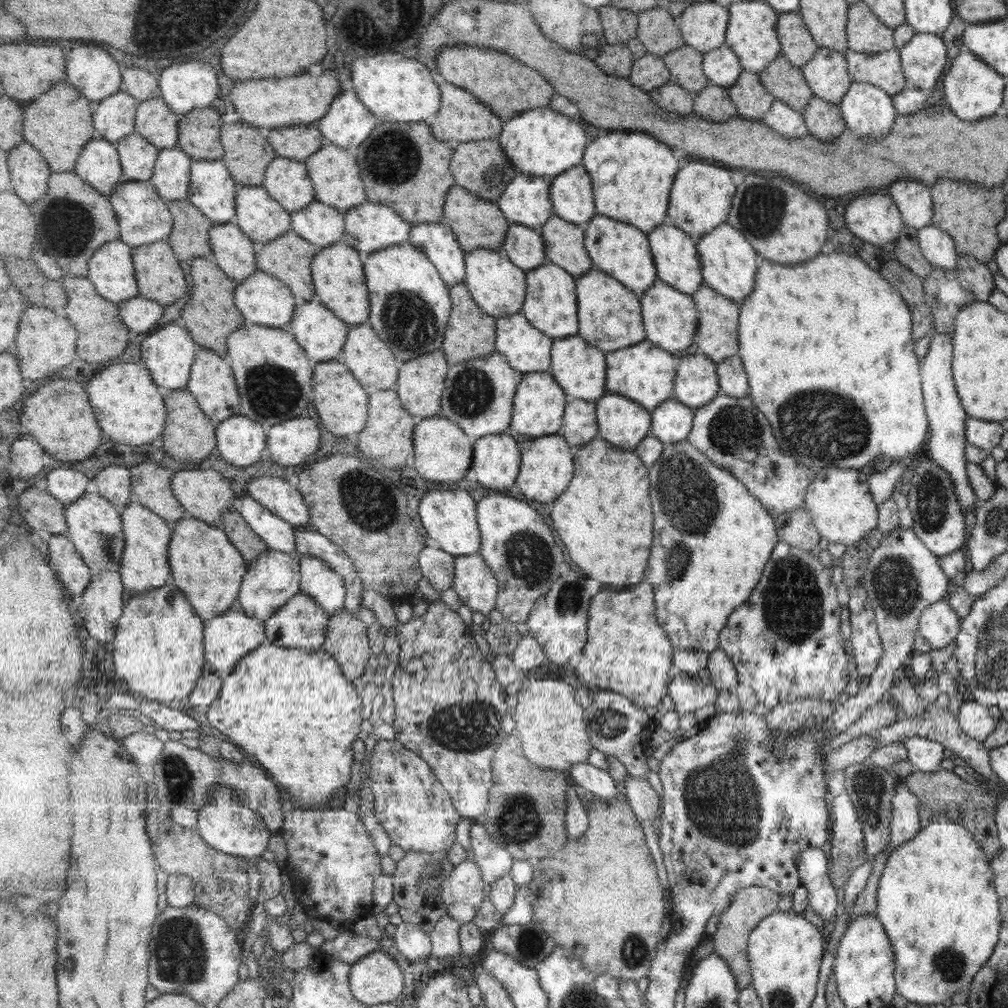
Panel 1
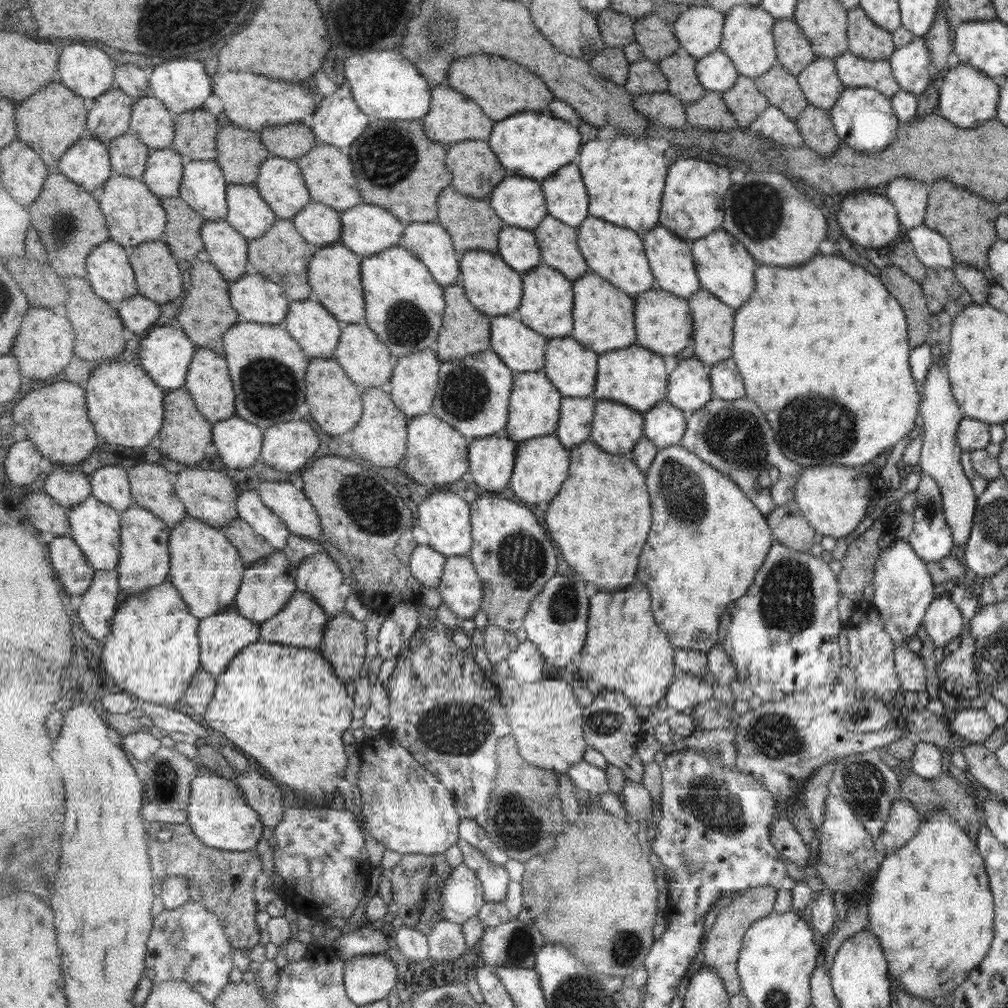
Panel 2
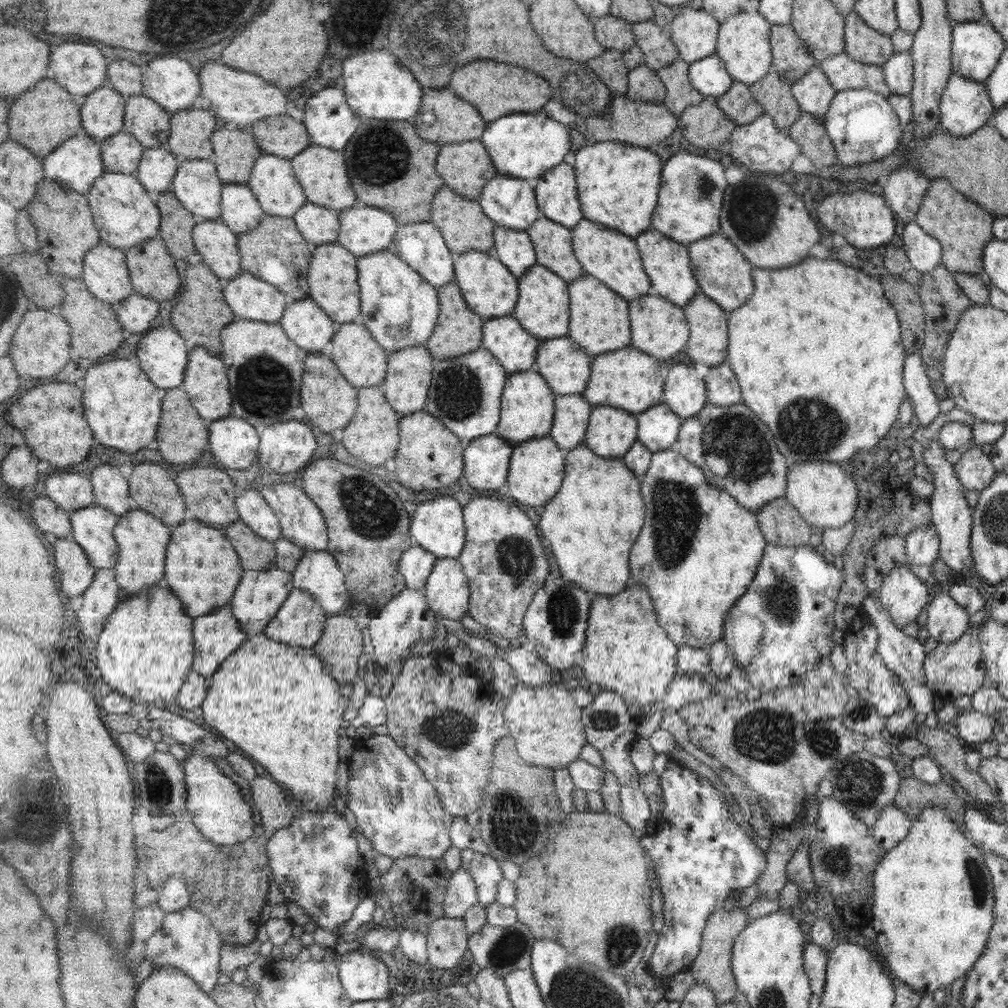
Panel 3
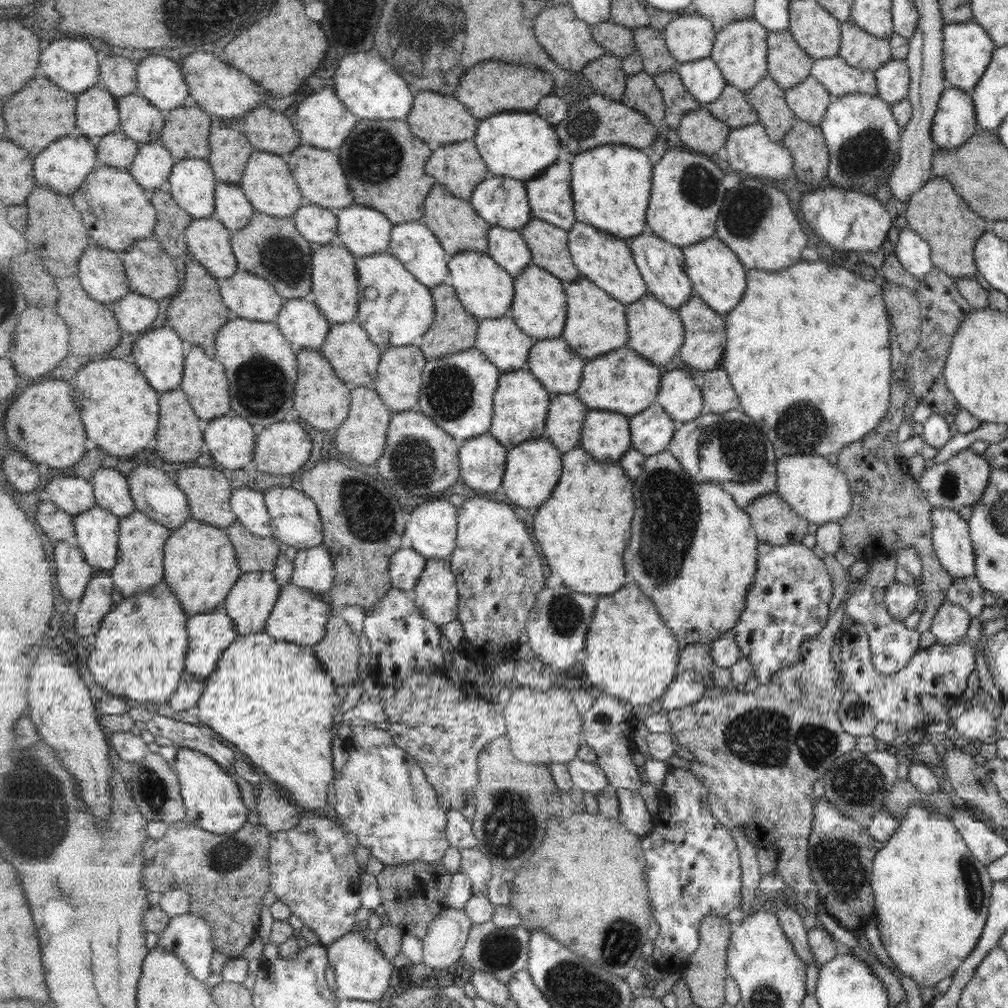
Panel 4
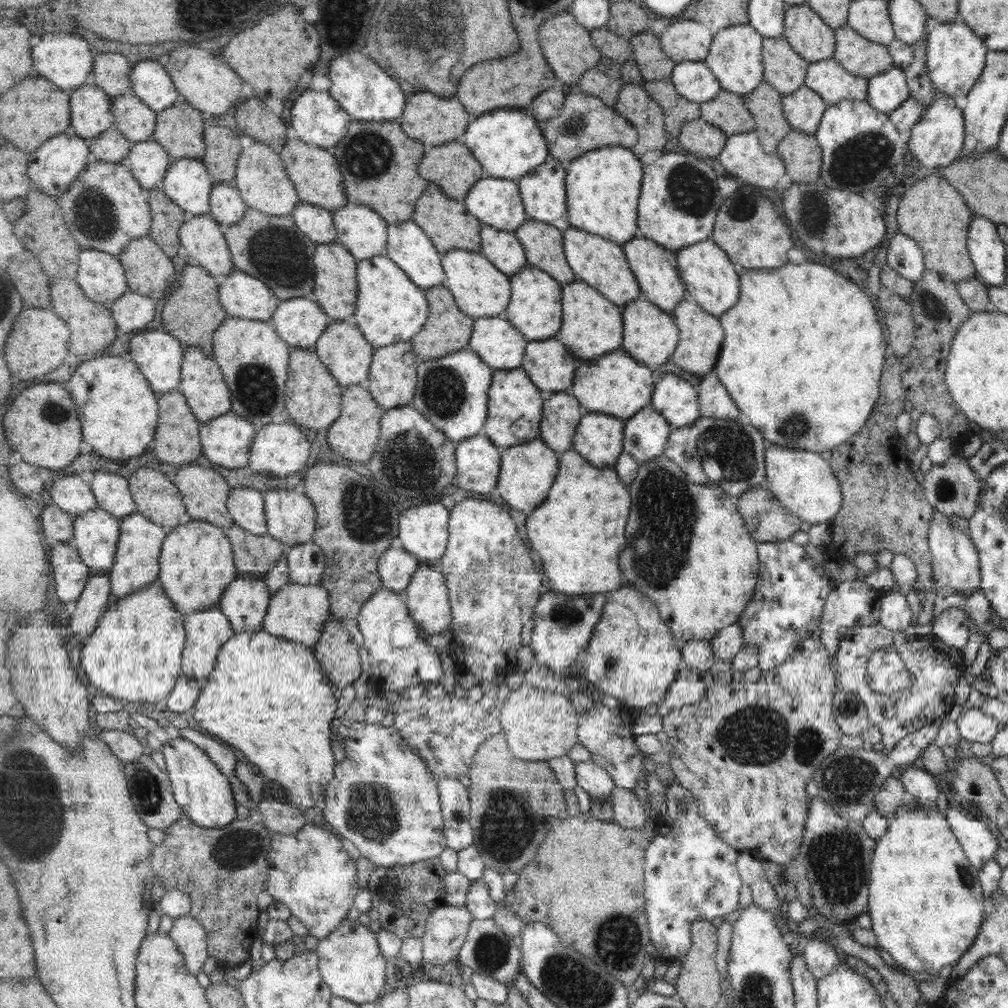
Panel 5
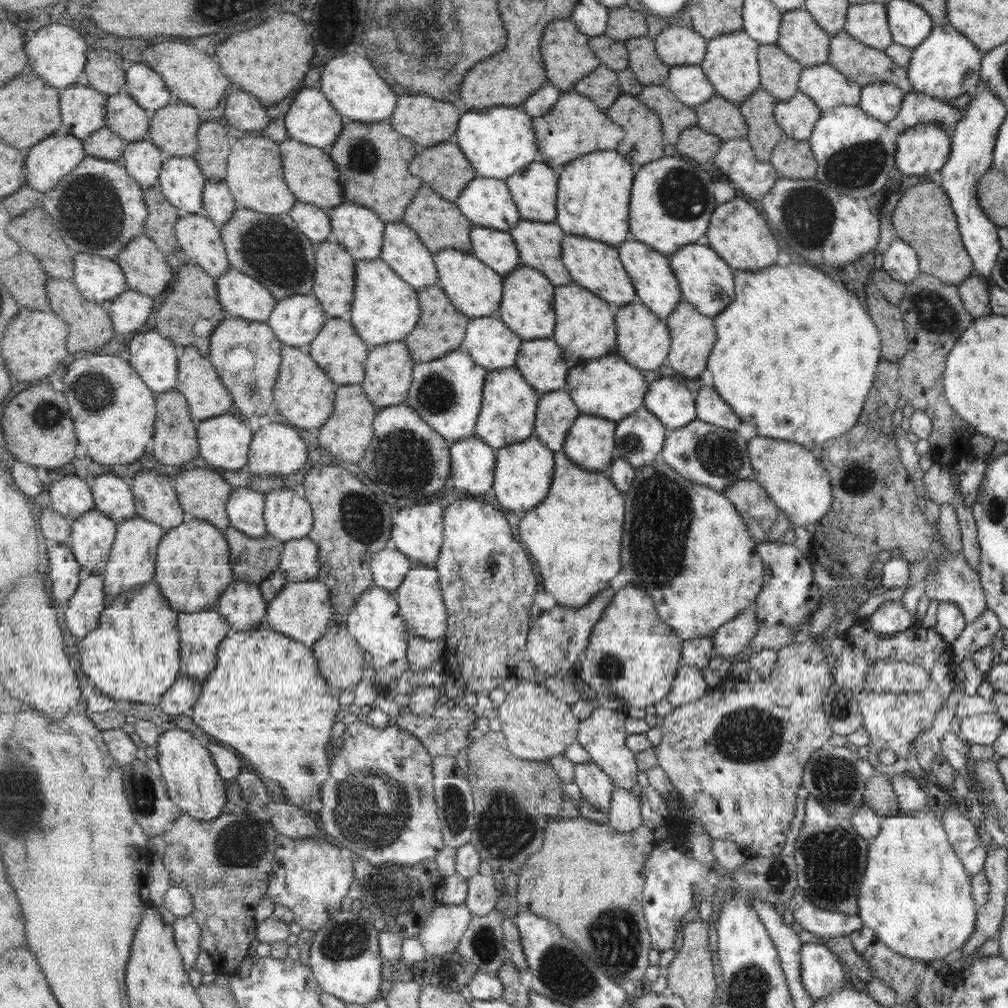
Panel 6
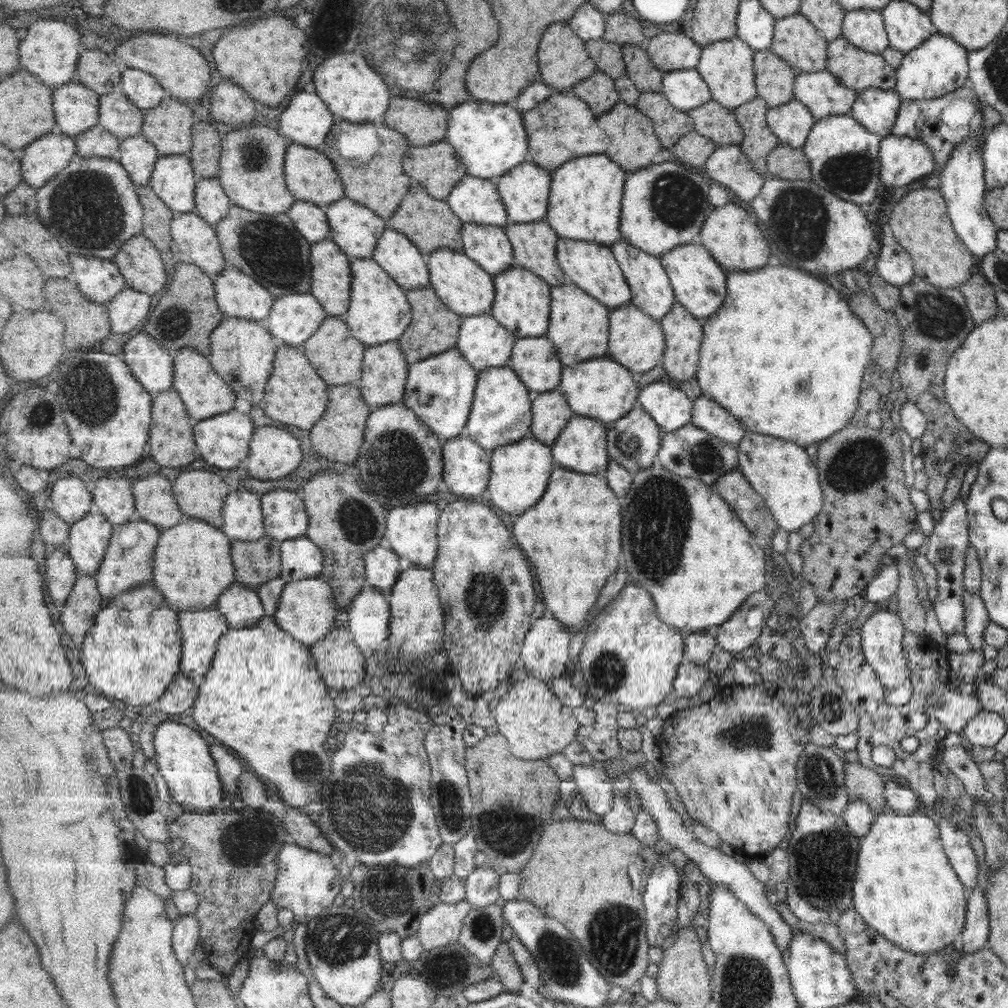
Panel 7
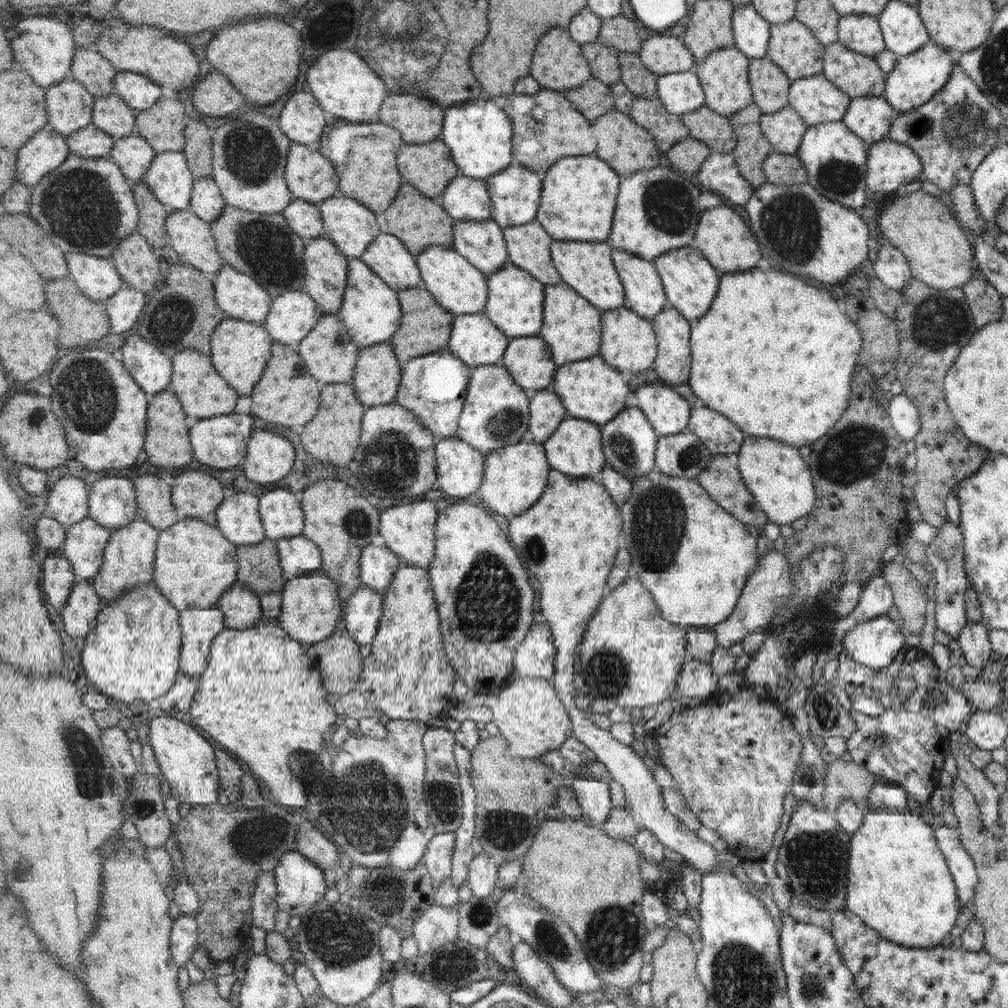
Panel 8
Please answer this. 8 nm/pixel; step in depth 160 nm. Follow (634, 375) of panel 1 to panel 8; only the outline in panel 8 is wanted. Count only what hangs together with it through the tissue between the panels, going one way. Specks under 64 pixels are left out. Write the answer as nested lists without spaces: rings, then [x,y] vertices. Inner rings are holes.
[[[600,354],[558,367],[555,382],[550,389],[560,395],[570,417],[584,419],[603,426],[613,421],[627,406],[627,394],[631,392],[625,382],[627,376],[611,366]]]

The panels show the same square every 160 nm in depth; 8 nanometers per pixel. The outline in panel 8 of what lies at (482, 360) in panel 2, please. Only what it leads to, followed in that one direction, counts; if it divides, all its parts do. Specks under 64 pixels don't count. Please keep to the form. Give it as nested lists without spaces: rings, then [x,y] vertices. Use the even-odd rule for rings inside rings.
[[[440,351],[401,362],[403,378],[396,396],[400,406],[414,412],[425,427],[438,439],[455,438],[461,414],[465,408],[469,381],[474,367],[465,364],[456,355]]]

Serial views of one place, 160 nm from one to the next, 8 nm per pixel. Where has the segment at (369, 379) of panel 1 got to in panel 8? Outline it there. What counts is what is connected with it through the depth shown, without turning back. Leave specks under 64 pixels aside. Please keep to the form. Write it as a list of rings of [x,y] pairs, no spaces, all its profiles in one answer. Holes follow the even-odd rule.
[[[324,314],[312,332],[296,346],[296,349],[304,358],[309,372],[322,384],[350,384],[354,380],[361,348],[353,342],[352,335],[349,334],[349,330],[346,330],[345,323],[340,321],[338,315]]]

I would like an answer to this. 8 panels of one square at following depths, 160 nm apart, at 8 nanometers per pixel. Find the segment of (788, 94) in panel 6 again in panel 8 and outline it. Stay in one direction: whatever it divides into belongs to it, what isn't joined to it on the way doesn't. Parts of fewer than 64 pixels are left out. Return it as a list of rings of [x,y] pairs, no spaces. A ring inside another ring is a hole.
[[[771,58],[751,59],[750,82],[754,102],[764,114],[773,114],[788,104],[791,82]]]

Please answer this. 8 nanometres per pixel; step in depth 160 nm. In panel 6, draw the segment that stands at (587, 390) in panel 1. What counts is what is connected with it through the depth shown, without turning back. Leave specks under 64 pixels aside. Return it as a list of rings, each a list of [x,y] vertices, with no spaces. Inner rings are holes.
[[[553,338],[549,339],[524,339],[520,348],[519,358],[515,368],[519,369],[524,378],[532,383],[538,392],[558,391],[565,388],[567,384],[567,372],[571,364],[565,360],[564,349],[559,346]]]

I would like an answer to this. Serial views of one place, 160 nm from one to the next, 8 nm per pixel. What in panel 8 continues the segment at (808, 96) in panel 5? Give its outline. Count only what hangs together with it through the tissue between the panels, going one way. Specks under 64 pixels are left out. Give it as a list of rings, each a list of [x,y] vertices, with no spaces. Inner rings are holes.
[[[787,104],[773,114],[764,114],[761,128],[772,142],[773,152],[795,155],[807,126],[796,110]]]

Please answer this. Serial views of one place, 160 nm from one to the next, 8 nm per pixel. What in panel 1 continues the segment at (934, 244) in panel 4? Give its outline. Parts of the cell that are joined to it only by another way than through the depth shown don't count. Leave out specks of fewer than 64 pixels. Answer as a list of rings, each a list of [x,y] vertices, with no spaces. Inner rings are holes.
[[[941,180],[931,186],[931,200],[933,210],[930,224],[945,231],[953,239],[957,255],[969,255],[983,263],[994,256],[1001,243],[996,235],[996,226],[1004,217],[1003,192],[999,188],[985,190],[967,182]]]

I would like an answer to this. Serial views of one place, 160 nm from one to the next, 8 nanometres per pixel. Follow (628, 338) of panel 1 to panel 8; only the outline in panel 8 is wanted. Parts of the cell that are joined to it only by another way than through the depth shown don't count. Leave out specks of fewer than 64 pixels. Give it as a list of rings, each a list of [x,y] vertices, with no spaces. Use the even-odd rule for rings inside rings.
[[[565,281],[556,285],[546,285],[544,325],[539,336],[548,342],[553,360],[558,367],[600,354],[603,332],[602,312],[603,310],[589,302],[589,299],[583,298]]]

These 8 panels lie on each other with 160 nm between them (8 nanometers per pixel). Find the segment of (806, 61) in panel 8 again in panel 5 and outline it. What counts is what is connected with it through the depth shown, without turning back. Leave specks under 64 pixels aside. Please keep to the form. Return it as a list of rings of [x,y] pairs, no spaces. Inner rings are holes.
[[[806,3],[784,10],[781,38],[808,63],[825,61],[835,52],[832,28]]]

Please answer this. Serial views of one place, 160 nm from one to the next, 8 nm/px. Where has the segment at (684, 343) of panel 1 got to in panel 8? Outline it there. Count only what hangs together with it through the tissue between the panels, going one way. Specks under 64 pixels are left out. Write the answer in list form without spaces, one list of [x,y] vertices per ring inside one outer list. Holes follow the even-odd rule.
[[[625,306],[602,312],[602,345],[600,355],[626,376],[645,372],[658,355],[658,338],[652,321]]]

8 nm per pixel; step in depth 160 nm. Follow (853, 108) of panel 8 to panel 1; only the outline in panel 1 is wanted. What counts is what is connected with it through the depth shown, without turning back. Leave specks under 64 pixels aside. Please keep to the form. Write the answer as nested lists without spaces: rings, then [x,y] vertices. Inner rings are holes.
[[[915,33],[897,51],[901,73],[908,85],[929,92],[947,62],[947,51],[940,35]]]

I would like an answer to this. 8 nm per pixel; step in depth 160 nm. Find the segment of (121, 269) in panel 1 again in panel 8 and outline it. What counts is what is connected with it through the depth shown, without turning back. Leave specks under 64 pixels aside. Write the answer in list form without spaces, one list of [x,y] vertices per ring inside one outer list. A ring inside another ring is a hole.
[[[77,252],[65,256],[73,280],[77,280],[77,284],[81,286],[81,290],[85,290],[85,294],[89,294],[89,298],[105,302],[118,290],[126,287],[124,278],[111,258]]]

